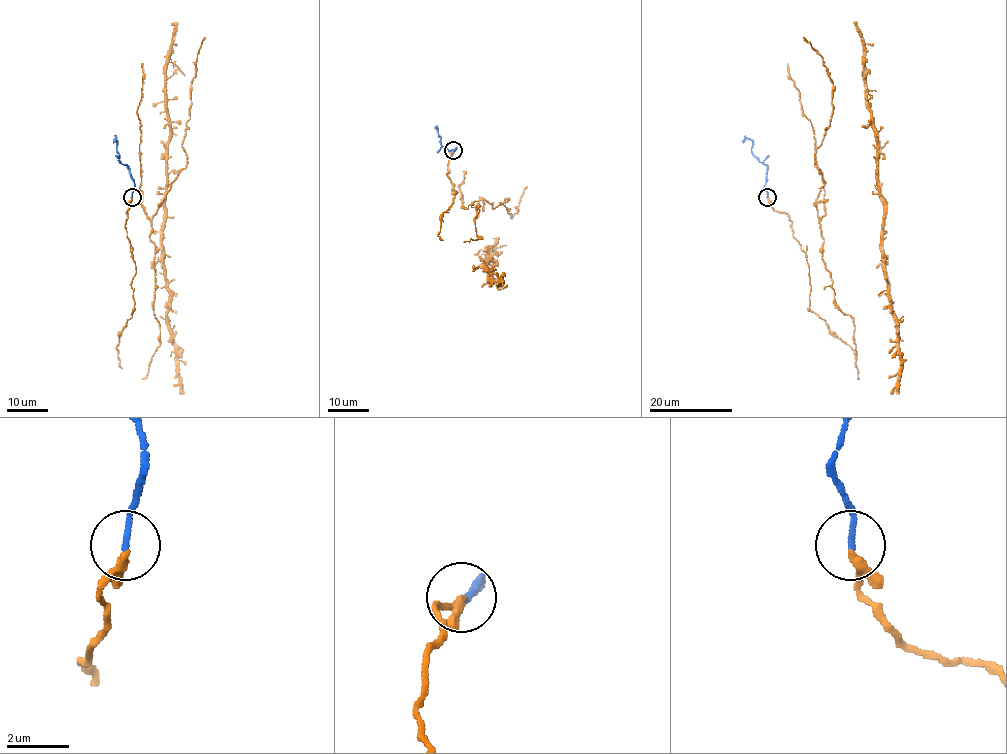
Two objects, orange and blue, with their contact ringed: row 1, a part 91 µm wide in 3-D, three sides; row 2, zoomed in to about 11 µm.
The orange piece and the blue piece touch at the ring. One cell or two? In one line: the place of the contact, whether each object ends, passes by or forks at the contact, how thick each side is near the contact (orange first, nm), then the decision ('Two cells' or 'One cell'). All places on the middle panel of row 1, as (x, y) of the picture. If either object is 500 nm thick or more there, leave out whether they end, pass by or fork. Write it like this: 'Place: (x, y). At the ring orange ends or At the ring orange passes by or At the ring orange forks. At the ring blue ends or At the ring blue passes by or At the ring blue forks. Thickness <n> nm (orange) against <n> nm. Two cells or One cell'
Place: (453, 150). At the ring orange ends. At the ring blue ends. Thickness 300 nm (orange) against 190 nm. One cell

